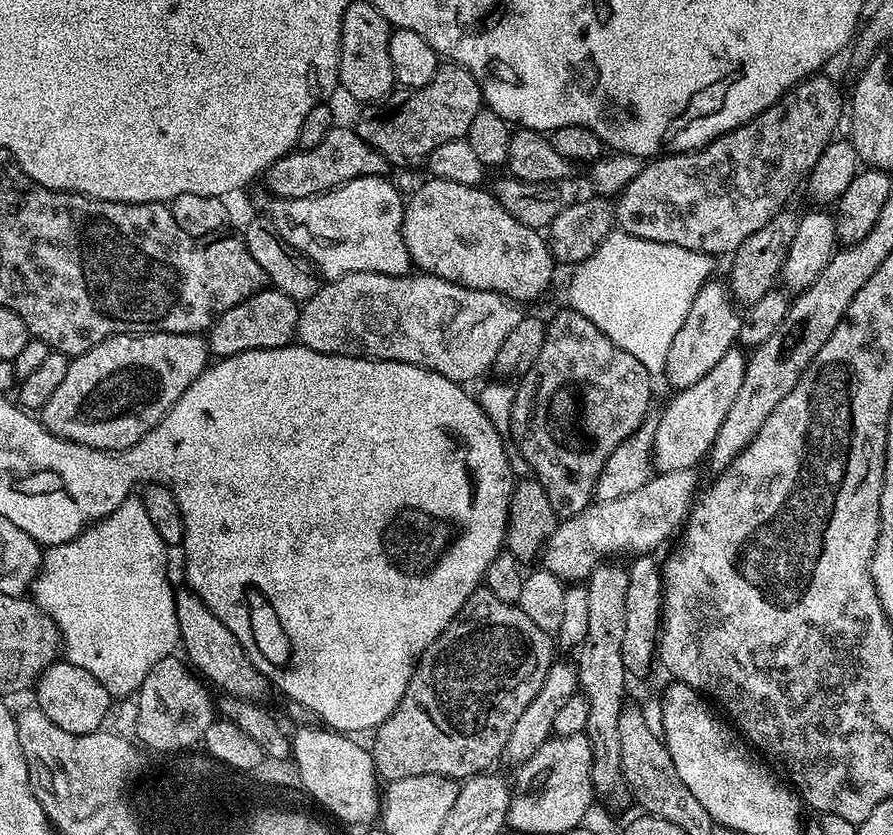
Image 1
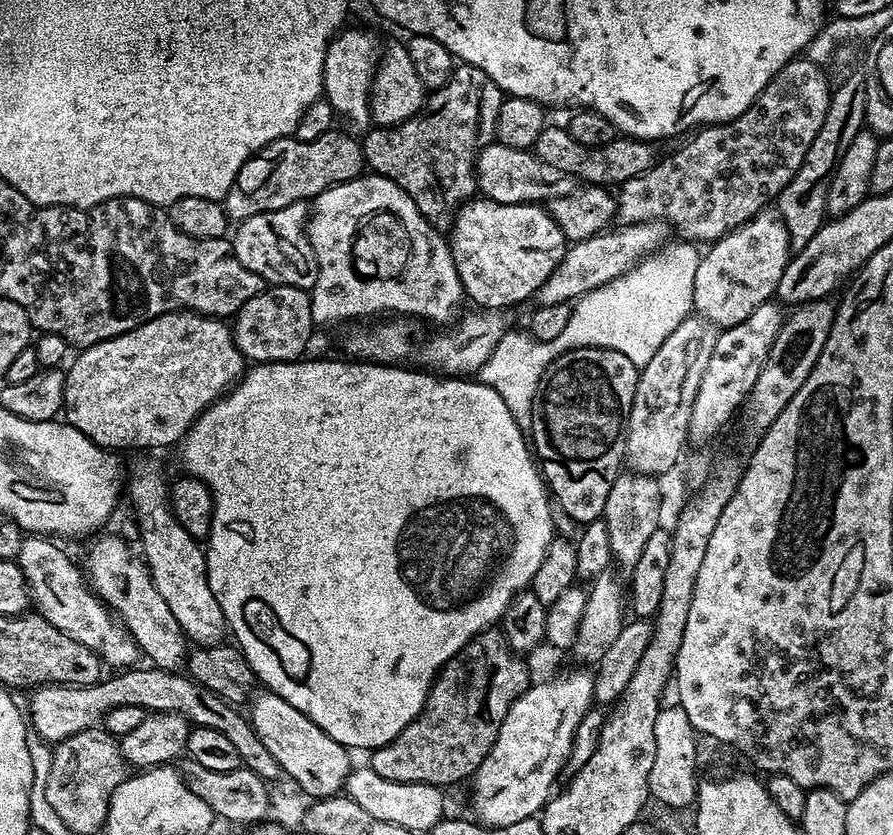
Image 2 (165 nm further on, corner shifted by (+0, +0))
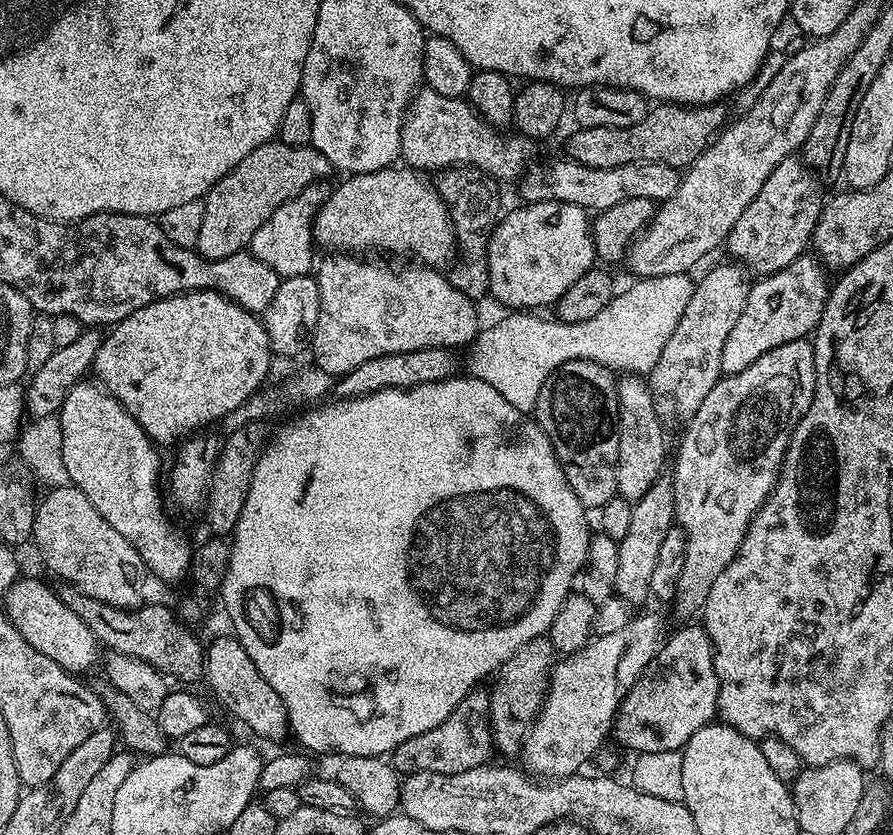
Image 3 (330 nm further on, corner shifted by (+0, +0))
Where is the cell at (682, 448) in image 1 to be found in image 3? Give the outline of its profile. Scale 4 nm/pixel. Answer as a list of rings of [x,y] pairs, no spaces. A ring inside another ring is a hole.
[[[805,254],[790,262],[790,266],[782,270],[769,276],[759,277],[749,287],[746,306],[738,322],[734,322],[734,330],[730,330],[730,338],[726,338],[722,346],[724,376],[746,370],[750,362],[758,362],[762,354],[786,342],[803,340],[815,333],[830,291],[830,280],[828,284],[824,272],[826,273],[825,265],[815,255]]]

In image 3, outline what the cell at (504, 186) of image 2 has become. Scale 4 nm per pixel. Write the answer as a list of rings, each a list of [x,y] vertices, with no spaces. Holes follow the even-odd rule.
[[[562,158],[552,160],[541,168],[529,167],[518,180],[519,199],[529,204],[537,204],[543,200],[561,200],[597,214],[618,202],[629,201],[630,198],[648,198],[655,202],[668,200],[678,190],[681,179],[681,169],[662,162],[631,162],[609,169],[595,169],[569,158]]]

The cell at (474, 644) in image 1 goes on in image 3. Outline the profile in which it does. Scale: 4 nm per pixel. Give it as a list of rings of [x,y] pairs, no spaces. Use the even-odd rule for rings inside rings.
[[[477,686],[454,706],[454,710],[434,730],[426,730],[406,742],[402,742],[390,754],[390,763],[397,773],[407,774],[409,772],[433,772],[434,774],[462,774],[462,770],[474,770],[478,766],[489,763],[494,756],[494,745],[492,742],[492,724],[488,720],[490,714],[489,693],[483,692],[483,687]]]

